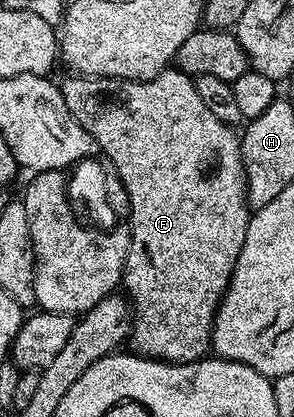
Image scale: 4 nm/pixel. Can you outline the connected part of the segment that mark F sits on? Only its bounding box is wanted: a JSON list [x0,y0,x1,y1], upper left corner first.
[59,69,250,363]

